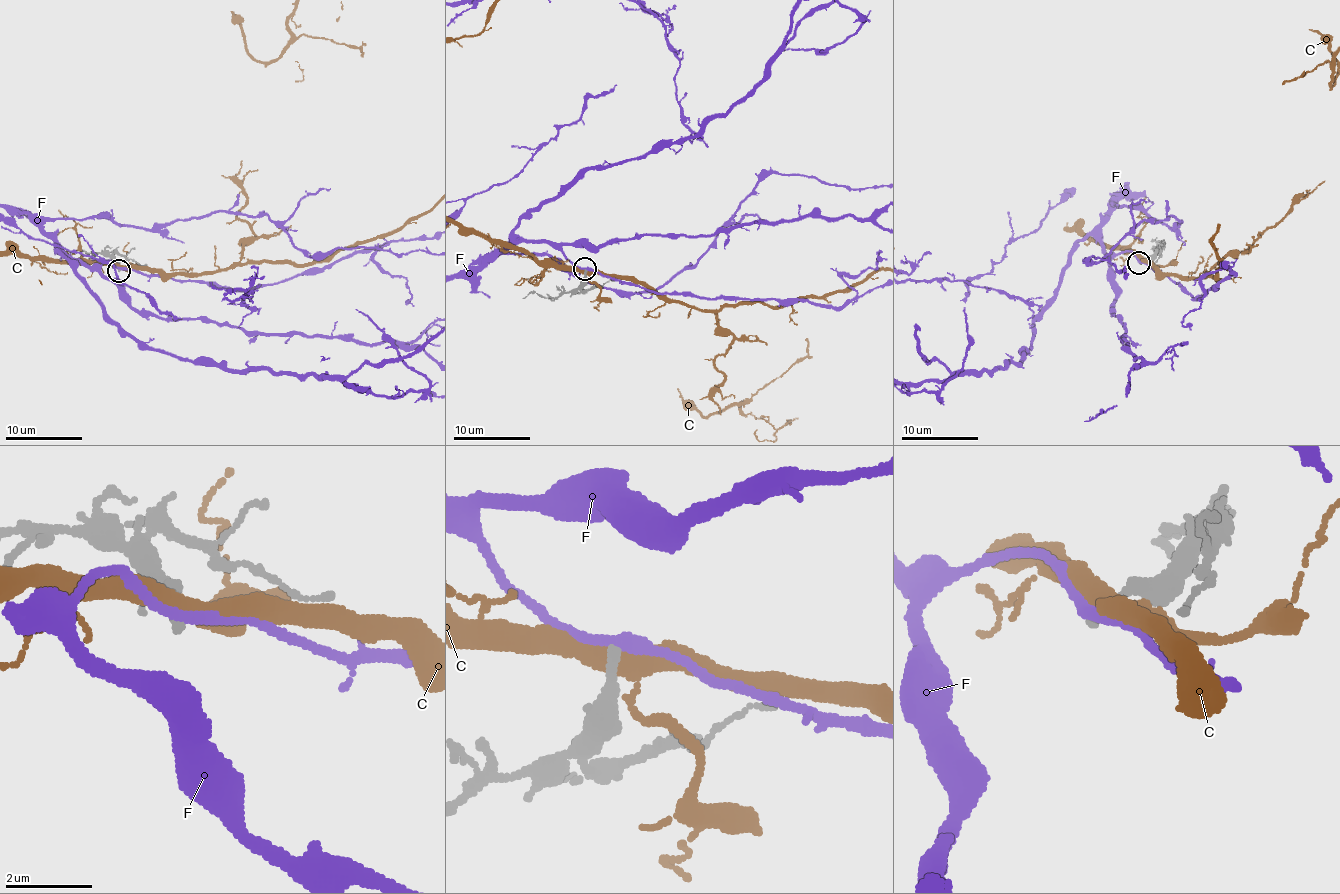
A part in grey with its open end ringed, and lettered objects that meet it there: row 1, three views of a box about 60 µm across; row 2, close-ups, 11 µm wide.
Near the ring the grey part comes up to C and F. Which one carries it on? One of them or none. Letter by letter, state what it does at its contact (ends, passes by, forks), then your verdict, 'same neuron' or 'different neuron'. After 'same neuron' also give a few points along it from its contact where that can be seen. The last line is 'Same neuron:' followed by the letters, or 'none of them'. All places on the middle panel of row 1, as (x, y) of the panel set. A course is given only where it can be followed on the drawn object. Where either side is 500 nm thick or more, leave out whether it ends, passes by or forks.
C: it forks; different neuron
F: it passes by; different neuron
Same neuron: none of them

